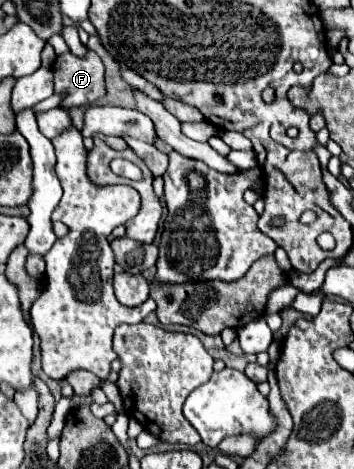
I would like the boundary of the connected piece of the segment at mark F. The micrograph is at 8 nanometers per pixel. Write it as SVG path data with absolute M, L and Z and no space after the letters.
M94 51L86 57L76 57L64 53L54 63L56 93L64 93L62 107L92 105L96 99L104 97L104 65Z

